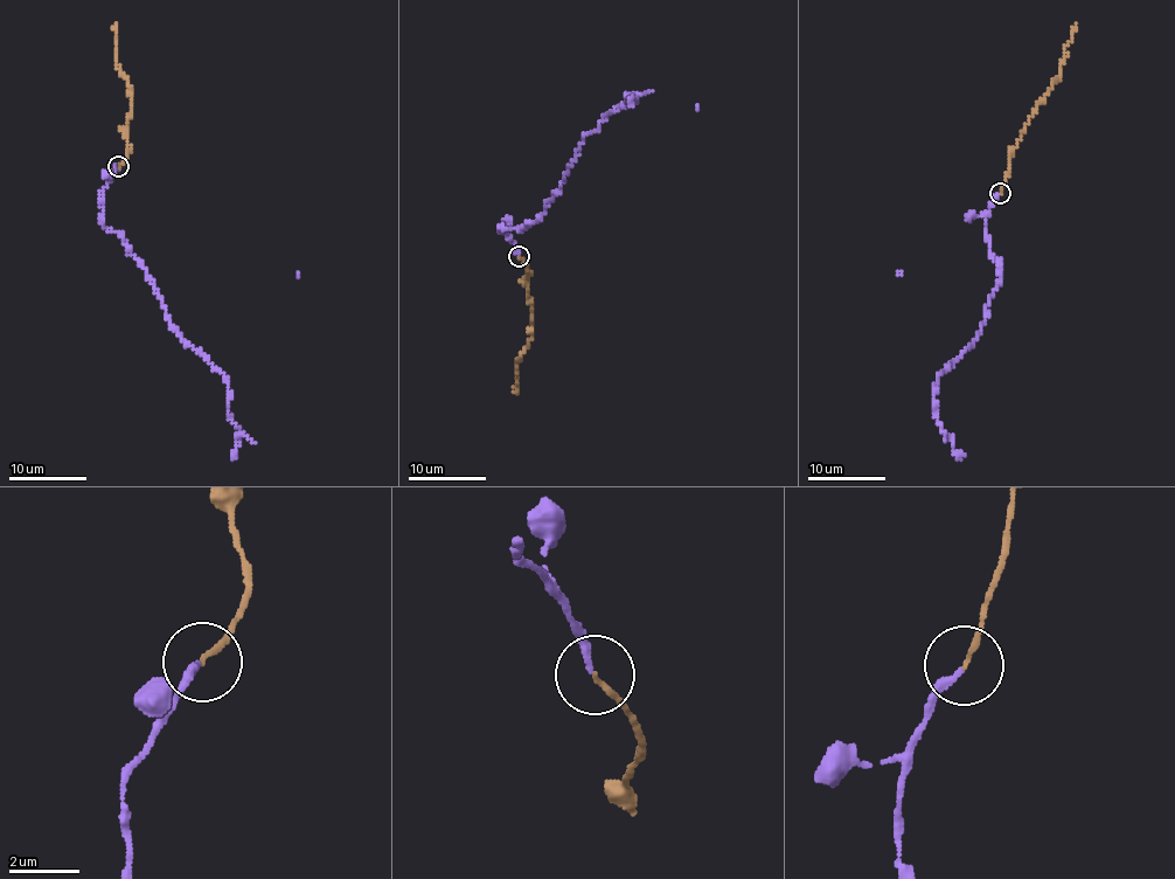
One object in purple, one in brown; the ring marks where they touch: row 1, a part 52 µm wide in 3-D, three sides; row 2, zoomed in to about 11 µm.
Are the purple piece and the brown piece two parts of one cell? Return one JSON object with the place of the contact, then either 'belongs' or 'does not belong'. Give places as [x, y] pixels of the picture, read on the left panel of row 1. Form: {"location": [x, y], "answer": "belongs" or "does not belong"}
{"location": [118, 166], "answer": "belongs"}

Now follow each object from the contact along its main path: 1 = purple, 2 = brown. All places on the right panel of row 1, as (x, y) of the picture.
1: (1000, 193), (985, 230), (1002, 279), (980, 334), (937, 379), (934, 393), (938, 424), (961, 458)
2: (1000, 193), (1008, 175), (1010, 150), (1051, 82), (1059, 78), (1063, 49), (1075, 25)

